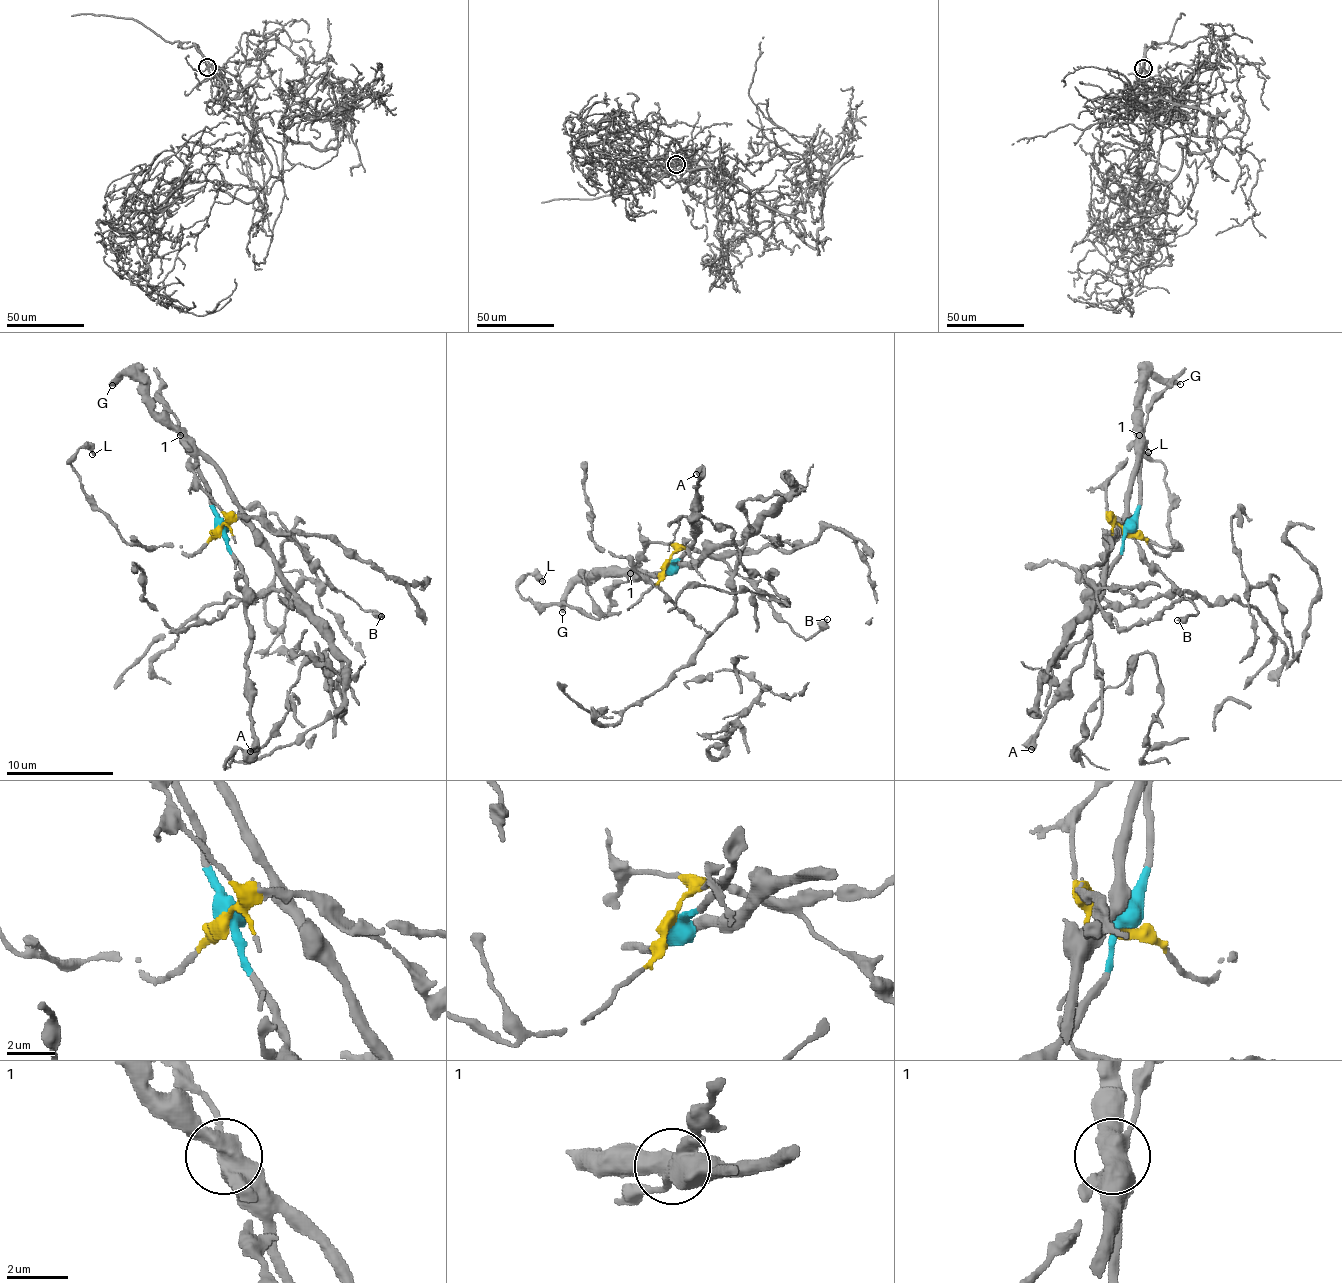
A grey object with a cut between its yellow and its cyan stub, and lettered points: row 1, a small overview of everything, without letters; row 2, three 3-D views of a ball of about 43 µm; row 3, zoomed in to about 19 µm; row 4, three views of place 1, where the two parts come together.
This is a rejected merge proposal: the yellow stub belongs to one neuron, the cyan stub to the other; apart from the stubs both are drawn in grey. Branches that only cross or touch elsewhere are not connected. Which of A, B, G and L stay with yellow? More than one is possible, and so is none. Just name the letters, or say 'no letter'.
B, L

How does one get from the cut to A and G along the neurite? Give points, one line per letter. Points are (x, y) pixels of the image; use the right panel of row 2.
A: (1127, 528), (1124, 545), (1091, 602), (1089, 650), (1070, 688), (1048, 710), (1032, 739), (1032, 750)
G: (1127, 528), (1127, 520), (1138, 507), (1139, 384), (1150, 373), (1164, 381), (1180, 383)

